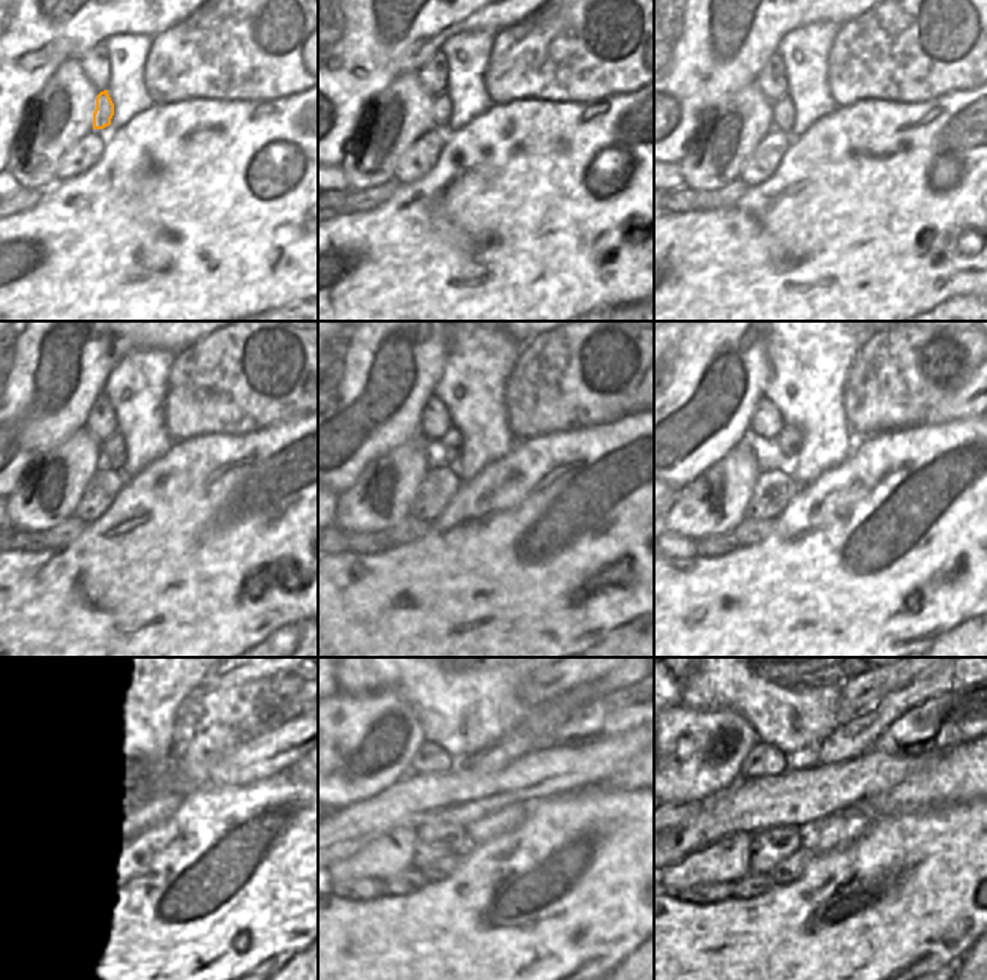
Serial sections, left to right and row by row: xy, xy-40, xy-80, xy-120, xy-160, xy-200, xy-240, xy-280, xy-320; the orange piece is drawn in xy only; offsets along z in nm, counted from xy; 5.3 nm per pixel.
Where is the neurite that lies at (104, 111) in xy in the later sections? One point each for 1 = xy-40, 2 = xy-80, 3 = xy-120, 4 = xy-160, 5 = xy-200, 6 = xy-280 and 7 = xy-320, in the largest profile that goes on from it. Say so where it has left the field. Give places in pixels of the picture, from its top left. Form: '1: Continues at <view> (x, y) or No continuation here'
1: Continues at xy-40 (441, 107)
2: Continues at xy-80 (782, 111)
3: Continues at xy-120 (113, 447)
4: Continues at xy-160 (452, 441)
5: Continues at xy-200 (789, 440)
6: Continues at xy-280 (537, 728)
7: Continues at xy-320 (857, 736).

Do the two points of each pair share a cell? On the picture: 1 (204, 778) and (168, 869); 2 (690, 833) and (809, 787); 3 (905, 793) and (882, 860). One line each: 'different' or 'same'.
1: different
2: same
3: different

